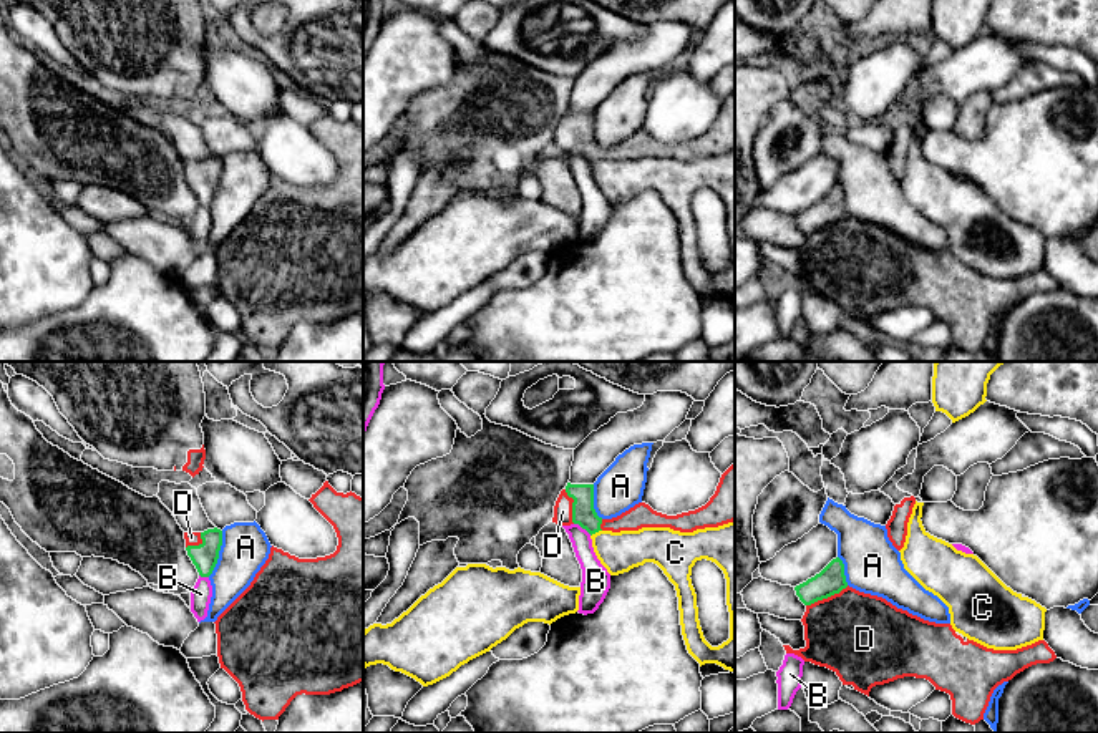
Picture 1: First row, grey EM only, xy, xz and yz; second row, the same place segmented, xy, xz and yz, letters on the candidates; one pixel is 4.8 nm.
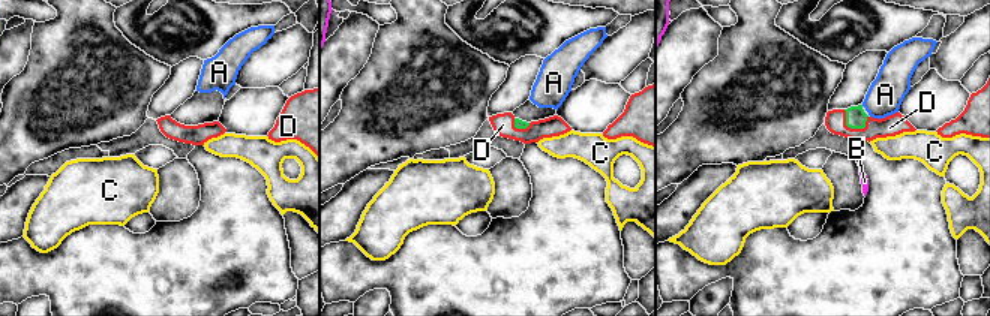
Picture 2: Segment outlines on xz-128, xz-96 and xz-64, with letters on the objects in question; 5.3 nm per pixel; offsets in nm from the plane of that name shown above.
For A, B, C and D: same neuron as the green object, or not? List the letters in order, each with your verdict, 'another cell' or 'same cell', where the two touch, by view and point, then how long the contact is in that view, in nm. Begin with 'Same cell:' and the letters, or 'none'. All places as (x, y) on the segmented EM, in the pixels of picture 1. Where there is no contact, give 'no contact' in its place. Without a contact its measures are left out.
Same cell: D
A: another cell; contact xy (218, 554); length 240 nm
B: another cell; contact xz (583, 528); length 110 nm
C: another cell; contact xz (596, 531); length 70 nm
D: same cell; contact yz (826, 597); length 220 nm

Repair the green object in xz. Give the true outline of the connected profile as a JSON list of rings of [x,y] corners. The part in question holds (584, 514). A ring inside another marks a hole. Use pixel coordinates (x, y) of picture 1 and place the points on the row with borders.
[[[735,463],[721,474],[710,501],[688,512],[667,516],[639,502],[612,519],[602,519],[594,509],[594,484],[571,484],[561,491],[552,522],[559,526],[579,524],[590,536],[599,531],[639,531],[642,527],[670,527],[680,532],[693,532],[705,527],[718,527],[735,521]]]

